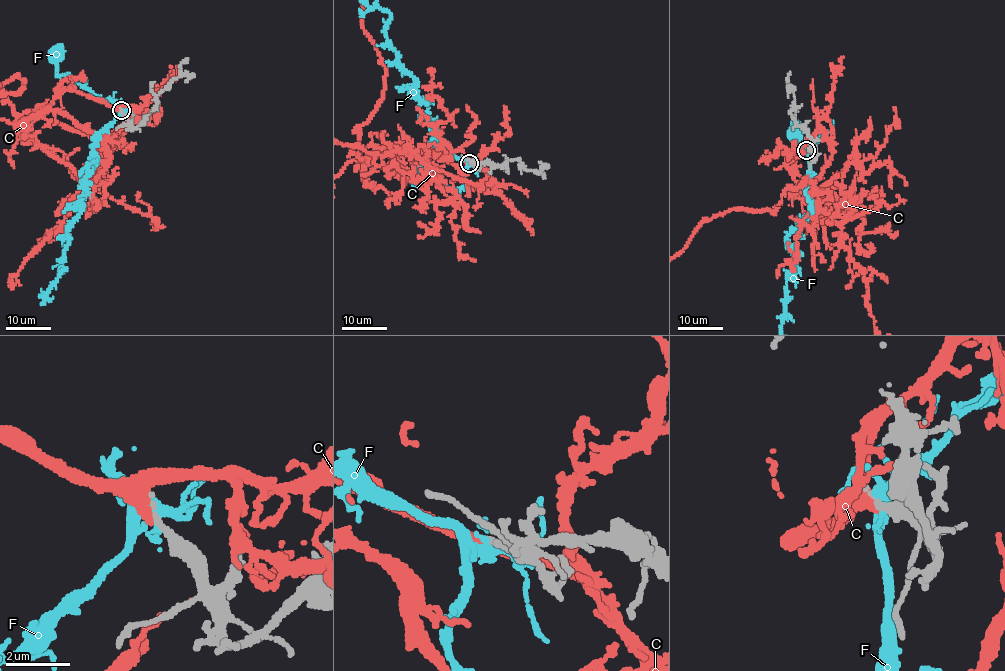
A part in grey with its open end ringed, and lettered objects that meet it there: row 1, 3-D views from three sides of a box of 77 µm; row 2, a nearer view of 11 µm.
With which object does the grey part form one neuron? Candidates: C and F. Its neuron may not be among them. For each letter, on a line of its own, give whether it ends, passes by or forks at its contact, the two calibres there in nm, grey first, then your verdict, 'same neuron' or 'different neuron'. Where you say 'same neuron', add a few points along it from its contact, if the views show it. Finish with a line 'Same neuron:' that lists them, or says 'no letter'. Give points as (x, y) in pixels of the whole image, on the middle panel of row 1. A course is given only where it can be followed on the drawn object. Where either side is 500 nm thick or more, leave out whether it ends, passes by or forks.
C: it passes by | 180/280 nm | same neuron
F: it forks | 260/280 nm | different neuron
Same neuron: C

